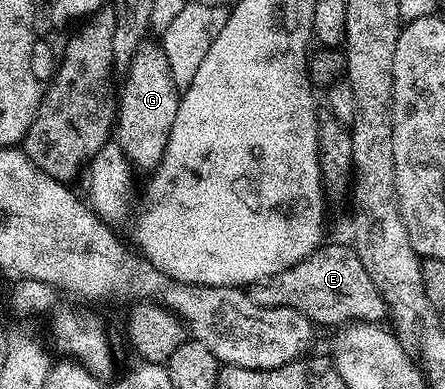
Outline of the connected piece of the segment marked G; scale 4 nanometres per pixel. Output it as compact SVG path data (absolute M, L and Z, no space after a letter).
M150 39L140 44L125 71L123 89L117 93L117 124L113 130L114 140L132 164L153 167L163 157L173 119L177 119L177 107L181 91L173 83L169 59L165 59L162 44L155 45Z

